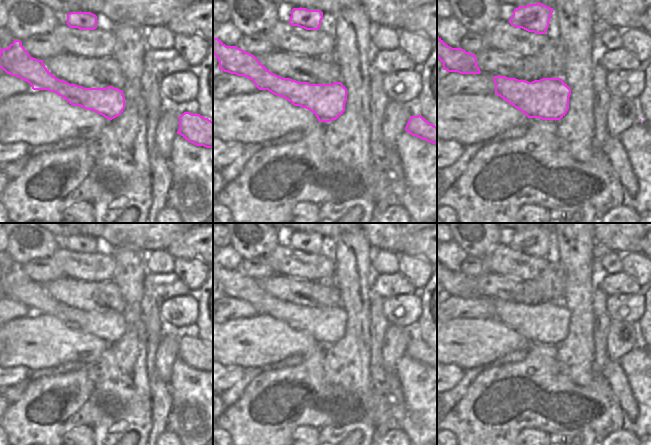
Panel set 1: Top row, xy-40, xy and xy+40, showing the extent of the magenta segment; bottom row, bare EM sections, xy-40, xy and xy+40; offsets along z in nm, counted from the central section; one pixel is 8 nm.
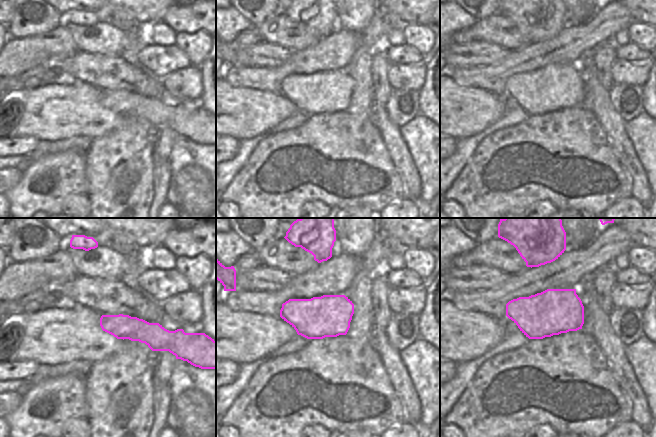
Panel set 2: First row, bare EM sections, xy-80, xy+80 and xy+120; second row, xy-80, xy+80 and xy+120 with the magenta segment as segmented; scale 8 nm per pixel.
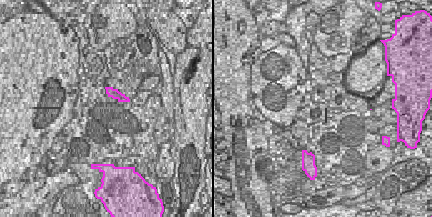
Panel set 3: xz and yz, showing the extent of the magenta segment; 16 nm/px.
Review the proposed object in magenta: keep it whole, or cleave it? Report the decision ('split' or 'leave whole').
leave whole

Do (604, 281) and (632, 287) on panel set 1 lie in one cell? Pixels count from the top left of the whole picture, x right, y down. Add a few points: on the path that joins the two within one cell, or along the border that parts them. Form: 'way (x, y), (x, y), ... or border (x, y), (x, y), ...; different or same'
way (611, 283), (625, 284); same

